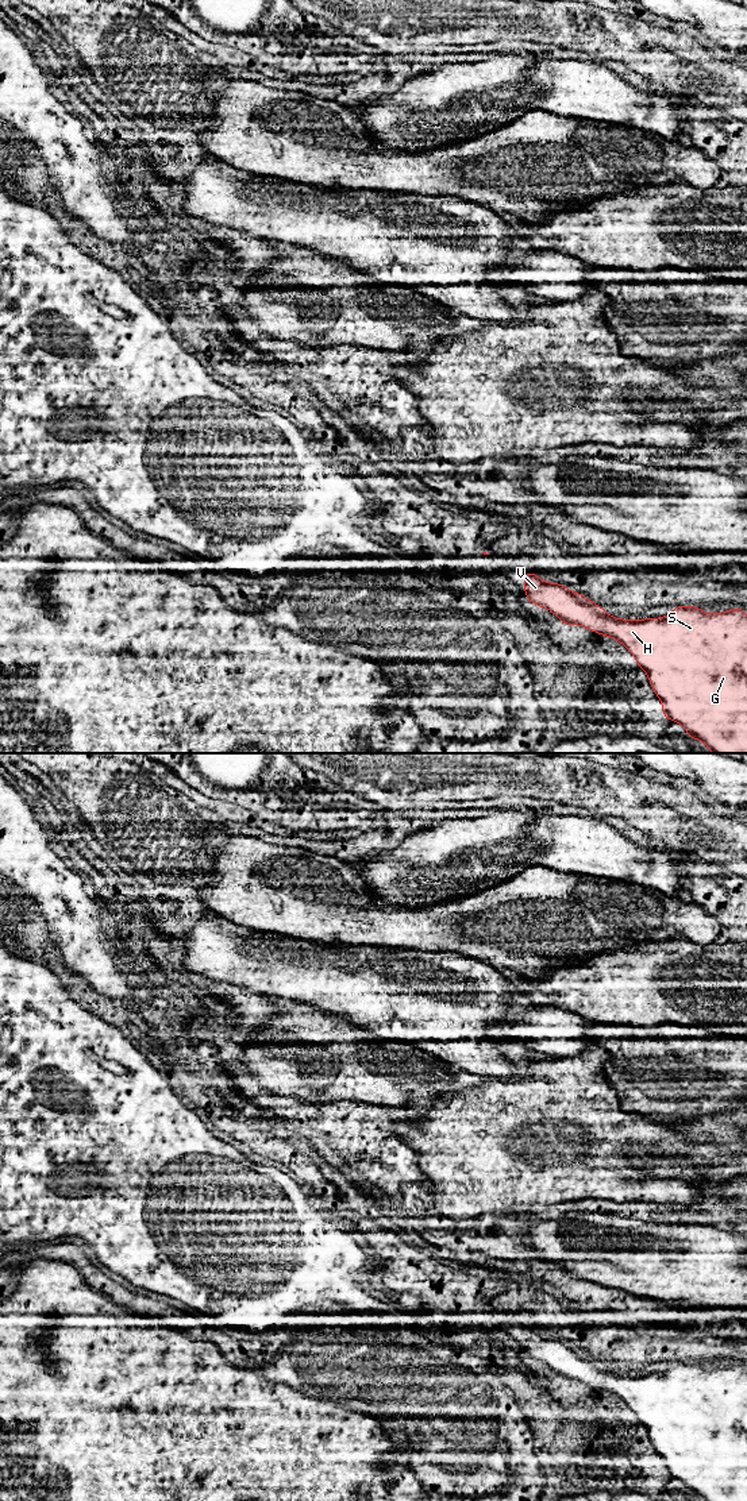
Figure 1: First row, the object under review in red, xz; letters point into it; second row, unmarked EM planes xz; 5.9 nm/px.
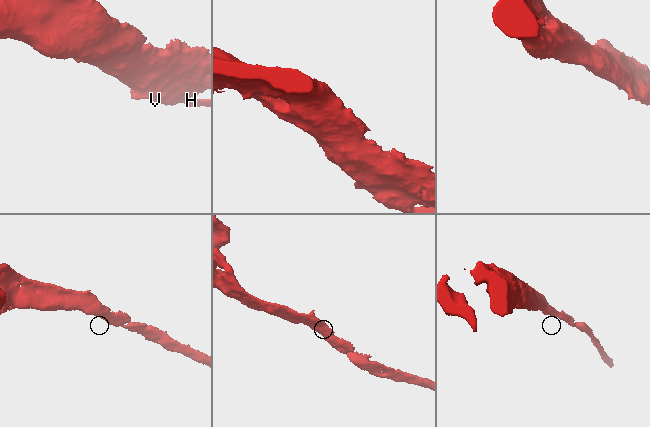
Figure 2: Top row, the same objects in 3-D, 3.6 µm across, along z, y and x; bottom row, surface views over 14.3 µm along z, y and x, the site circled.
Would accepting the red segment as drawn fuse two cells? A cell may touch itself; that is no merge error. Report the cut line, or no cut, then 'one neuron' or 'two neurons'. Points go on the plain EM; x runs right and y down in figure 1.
cut none; one neuron

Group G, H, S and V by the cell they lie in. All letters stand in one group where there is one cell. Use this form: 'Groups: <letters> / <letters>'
Groups: G H S V

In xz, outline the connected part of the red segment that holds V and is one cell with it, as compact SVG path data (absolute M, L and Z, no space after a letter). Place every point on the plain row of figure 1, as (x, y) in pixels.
M531 1327L524 1328L524 1351L530 1359L558 1371L562 1381L581 1381L620 1397L647 1428L655 1451L662 1456L663 1473L681 1479L689 1494L702 1496L705 1501L747 1501L747 1371L742 1362L716 1370L705 1370L696 1362L674 1362L666 1373L620 1375L611 1373L596 1358L589 1358L586 1351L573 1348L561 1339L547 1339Z

